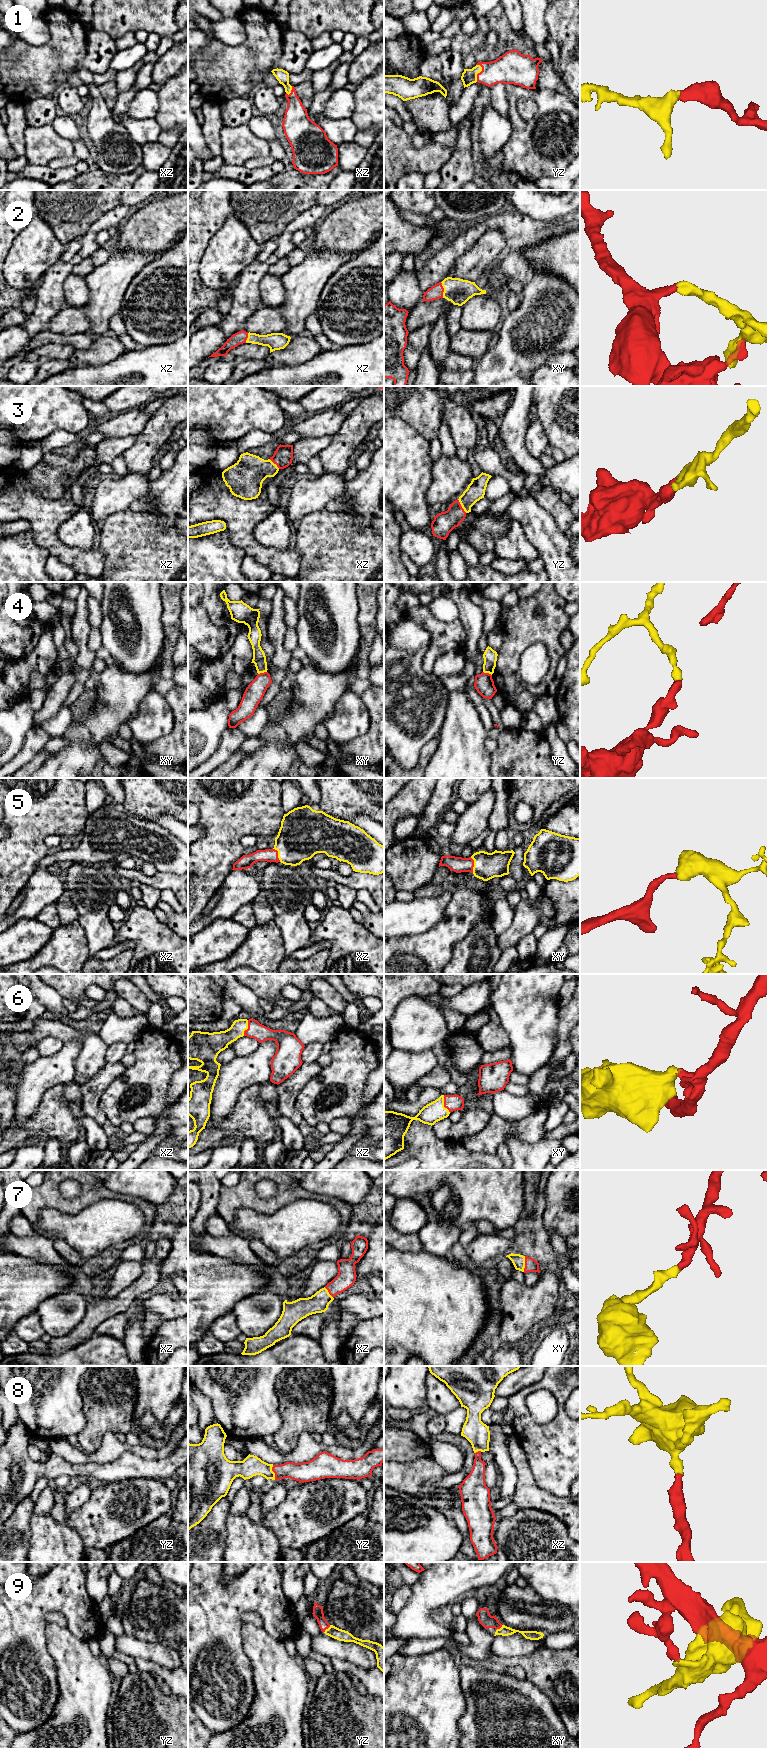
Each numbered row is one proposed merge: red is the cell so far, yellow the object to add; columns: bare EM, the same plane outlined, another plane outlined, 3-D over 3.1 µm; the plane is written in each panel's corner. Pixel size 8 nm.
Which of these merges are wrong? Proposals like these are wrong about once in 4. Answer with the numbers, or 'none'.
4

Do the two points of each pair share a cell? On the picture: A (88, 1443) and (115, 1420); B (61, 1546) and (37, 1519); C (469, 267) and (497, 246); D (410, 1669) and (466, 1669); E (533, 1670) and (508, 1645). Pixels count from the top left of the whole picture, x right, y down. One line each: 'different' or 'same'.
A: same
B: same
C: same
D: different
E: different

